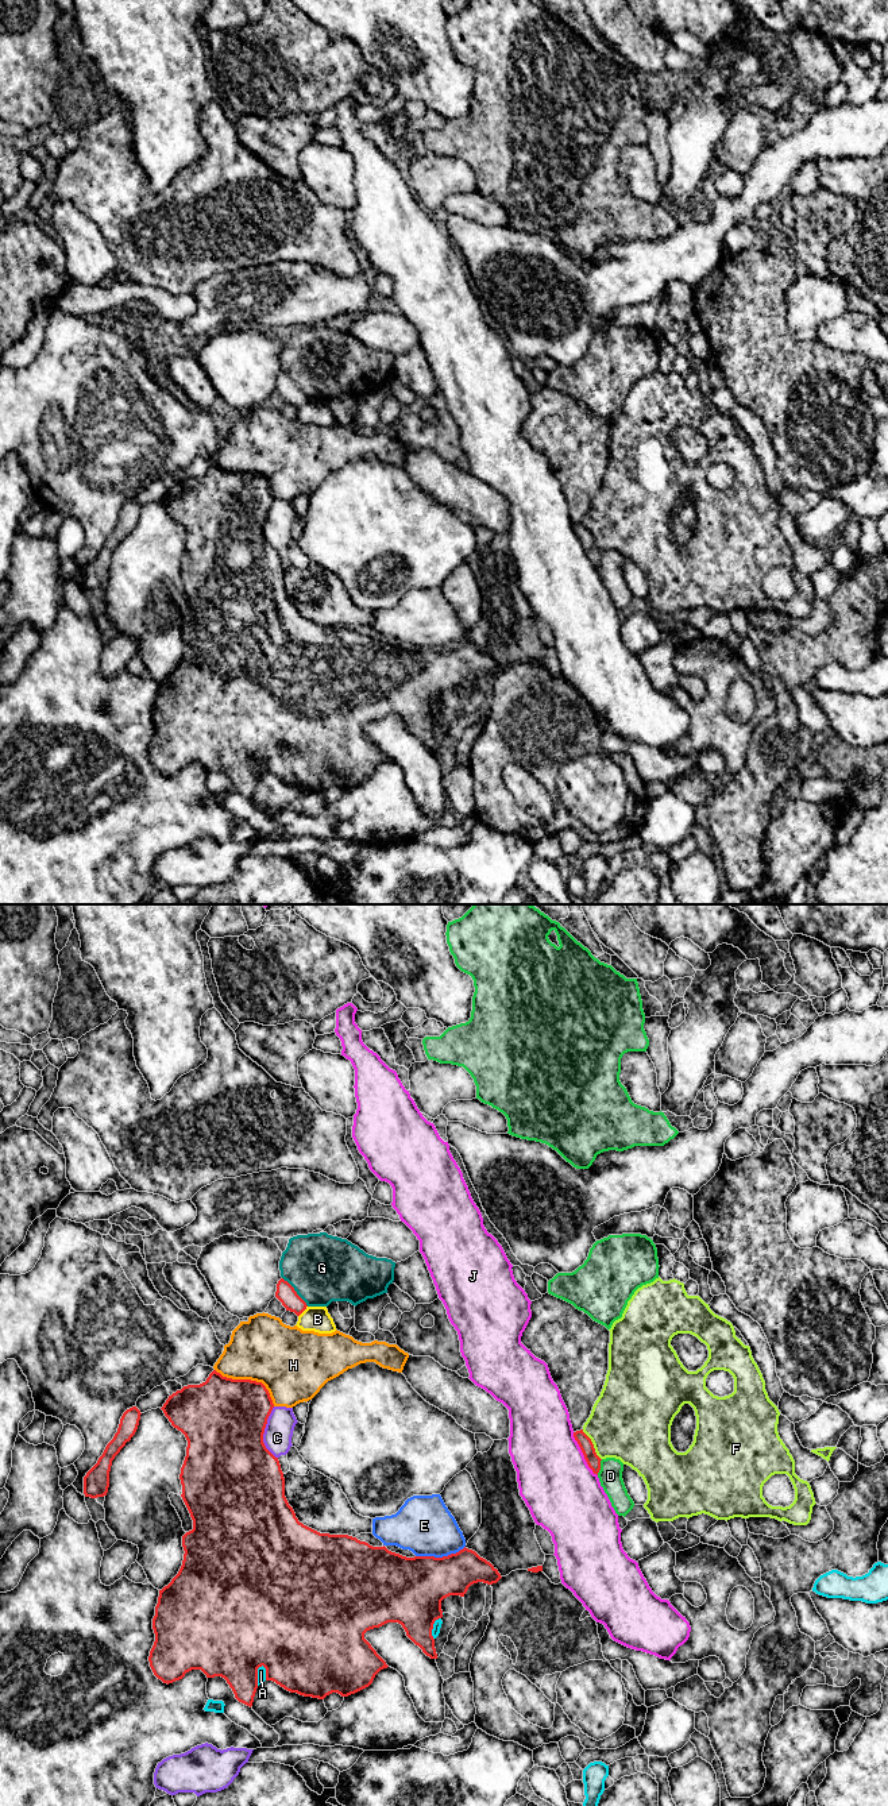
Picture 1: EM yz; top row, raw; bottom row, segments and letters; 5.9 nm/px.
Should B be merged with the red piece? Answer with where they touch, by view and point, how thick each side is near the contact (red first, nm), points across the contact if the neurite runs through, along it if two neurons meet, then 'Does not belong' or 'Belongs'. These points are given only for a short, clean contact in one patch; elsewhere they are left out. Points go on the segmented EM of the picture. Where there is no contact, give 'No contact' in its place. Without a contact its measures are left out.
Touches red at yz (304, 1309). Thickness 110 nm (red) against 150 nm. Boundary: yz (307, 1305), (298, 1316). Does not belong

